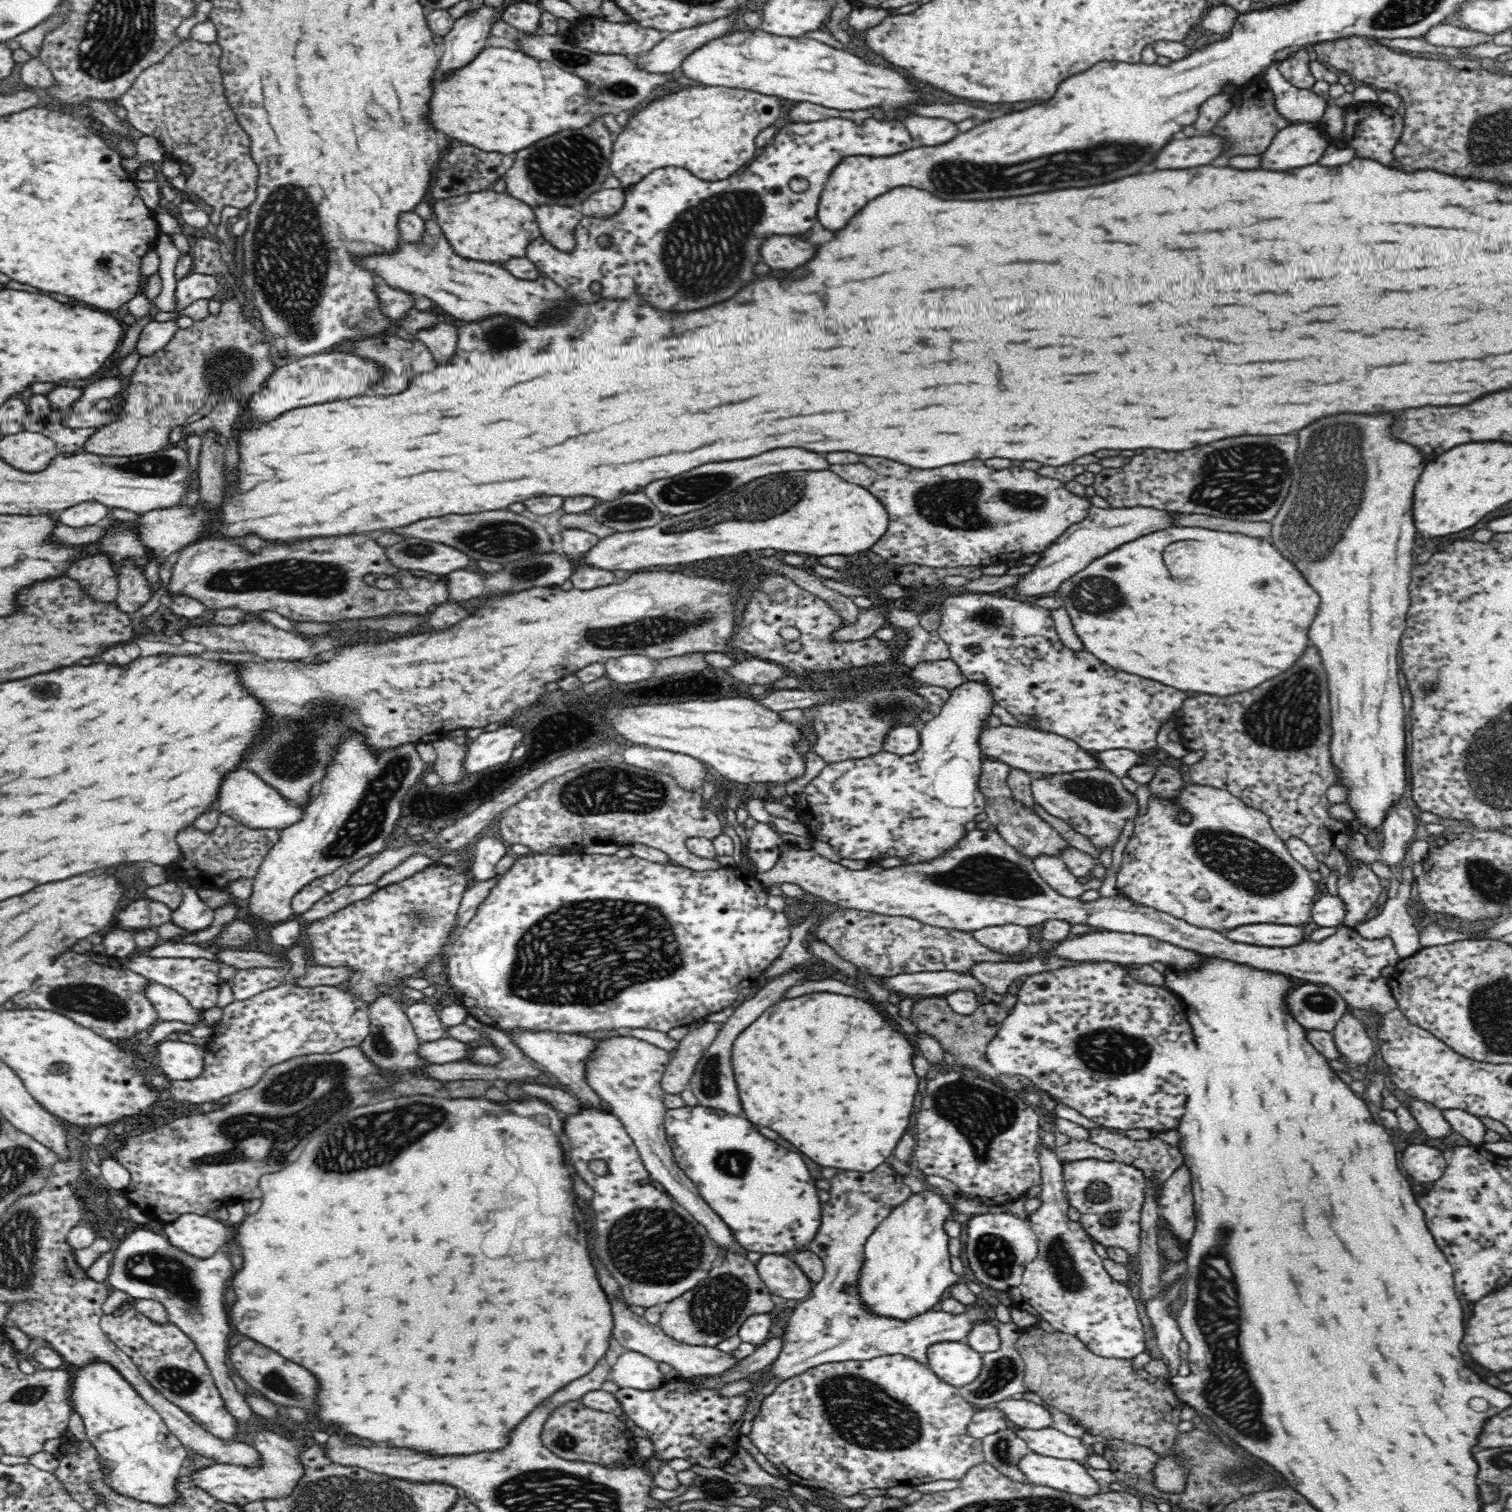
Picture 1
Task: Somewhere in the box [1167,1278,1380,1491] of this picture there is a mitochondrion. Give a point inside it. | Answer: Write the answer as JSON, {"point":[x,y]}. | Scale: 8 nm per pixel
{"point":[1252,1469]}

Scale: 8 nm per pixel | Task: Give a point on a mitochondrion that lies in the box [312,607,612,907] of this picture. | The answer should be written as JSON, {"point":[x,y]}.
{"point":[368,819]}

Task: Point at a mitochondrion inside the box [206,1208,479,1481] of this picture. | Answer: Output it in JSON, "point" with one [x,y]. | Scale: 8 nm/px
{"point":[276,1381]}

